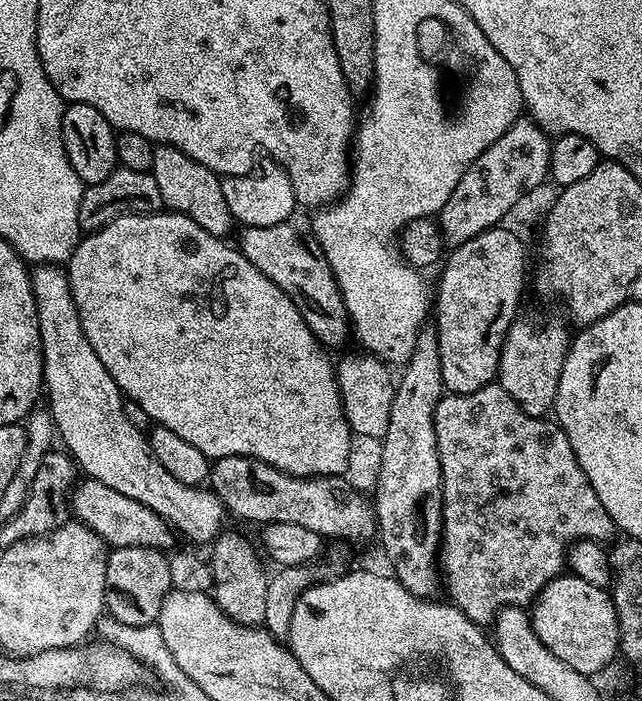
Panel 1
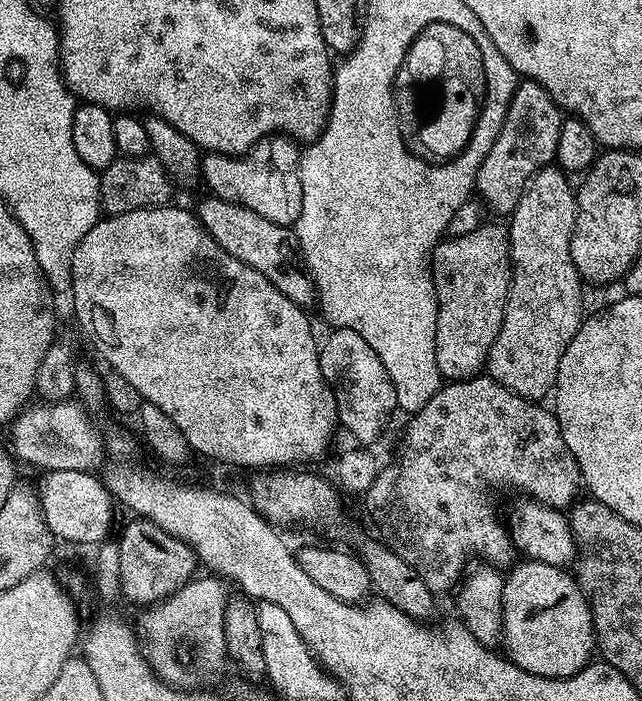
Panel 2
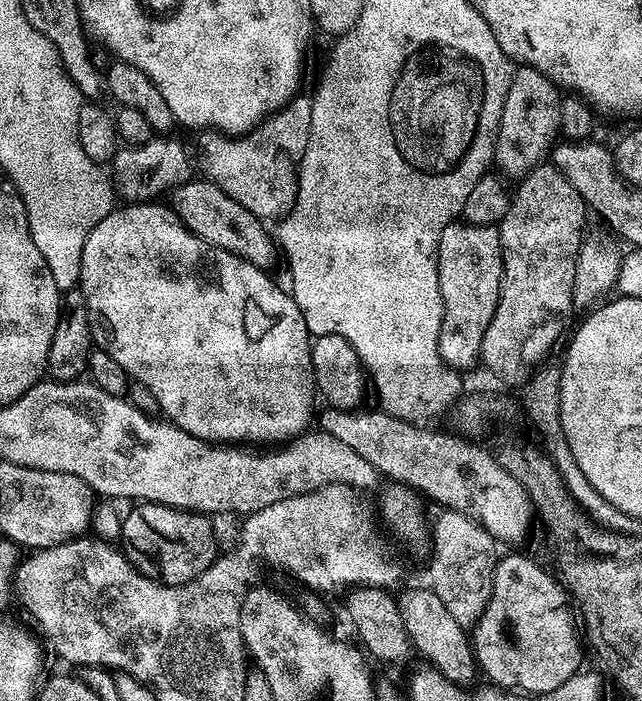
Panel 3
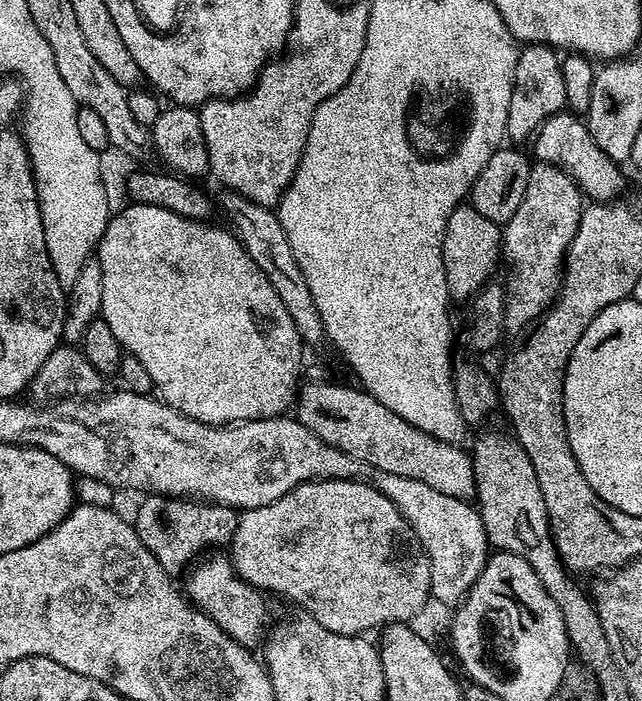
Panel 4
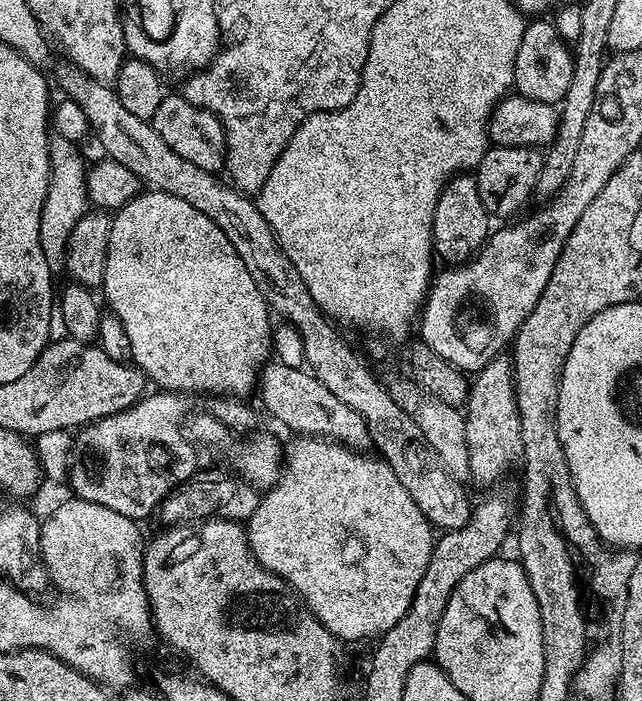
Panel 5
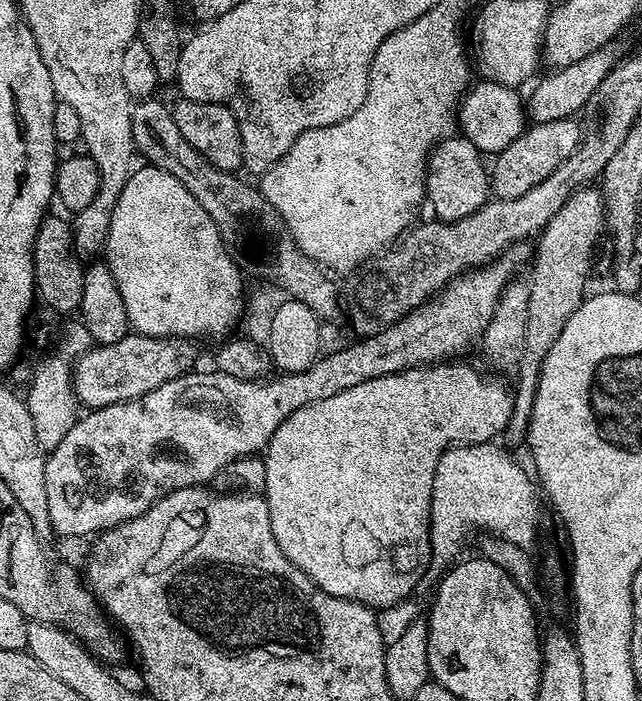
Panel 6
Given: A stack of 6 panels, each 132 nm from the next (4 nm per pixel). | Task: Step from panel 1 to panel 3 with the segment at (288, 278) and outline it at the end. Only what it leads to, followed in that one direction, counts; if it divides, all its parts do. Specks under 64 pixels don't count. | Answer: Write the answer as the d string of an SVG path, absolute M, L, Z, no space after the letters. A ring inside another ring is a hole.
M193 178L173 189L170 204L180 221L204 241L259 268L272 270L275 266L276 256L278 260L278 244L273 233L271 236L264 229L267 228L265 221L259 216L250 214L246 206L234 202L234 198L226 194L226 190L218 190L218 186L210 183L206 178Z

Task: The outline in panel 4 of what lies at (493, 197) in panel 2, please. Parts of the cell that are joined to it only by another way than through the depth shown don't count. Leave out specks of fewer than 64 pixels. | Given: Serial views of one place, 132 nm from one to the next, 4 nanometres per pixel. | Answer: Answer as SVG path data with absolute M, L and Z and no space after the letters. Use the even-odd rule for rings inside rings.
M529 44L520 48L518 66L514 74L514 90L510 94L507 134L509 141L531 141L536 131L565 107L566 90L560 69L561 63L561 57L546 44Z

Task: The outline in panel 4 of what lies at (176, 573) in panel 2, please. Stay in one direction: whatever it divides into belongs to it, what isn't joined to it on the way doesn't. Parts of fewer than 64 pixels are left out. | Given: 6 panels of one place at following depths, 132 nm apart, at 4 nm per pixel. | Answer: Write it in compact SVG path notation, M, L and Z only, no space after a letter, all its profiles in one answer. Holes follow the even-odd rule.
M148 494L143 499L134 519L136 533L142 546L154 554L154 558L169 574L183 573L197 558L203 557L209 550L219 549L216 548L219 544L231 545L232 535L240 521L237 509L224 504L159 494Z

